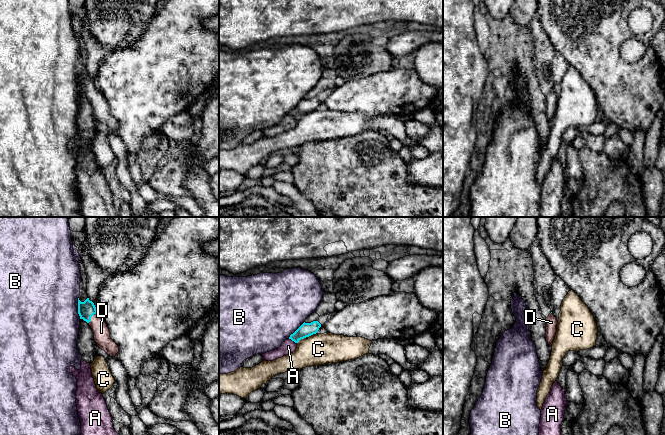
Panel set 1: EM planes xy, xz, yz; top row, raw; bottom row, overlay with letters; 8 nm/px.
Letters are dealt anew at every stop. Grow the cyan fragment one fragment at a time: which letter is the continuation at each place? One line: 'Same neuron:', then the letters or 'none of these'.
Same neuron: D

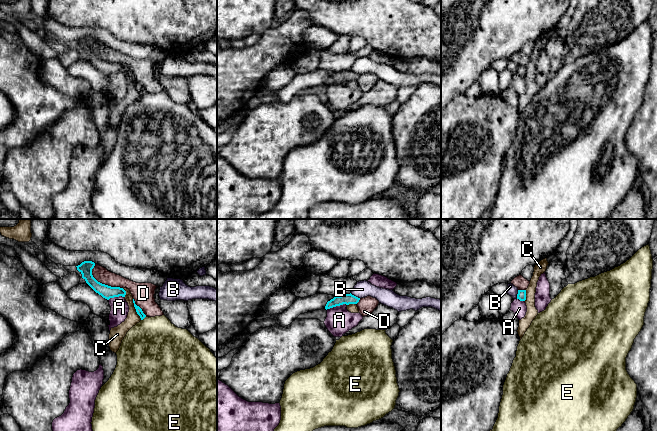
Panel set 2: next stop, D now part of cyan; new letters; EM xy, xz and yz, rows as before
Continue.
Same neuron: none of these

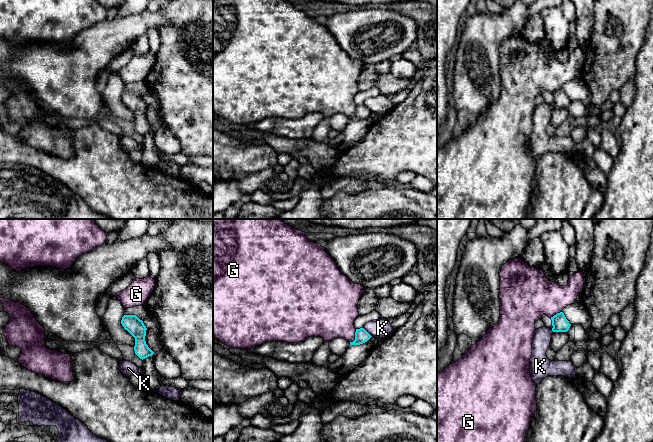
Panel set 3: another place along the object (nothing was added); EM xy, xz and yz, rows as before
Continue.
Same neuron: none of these

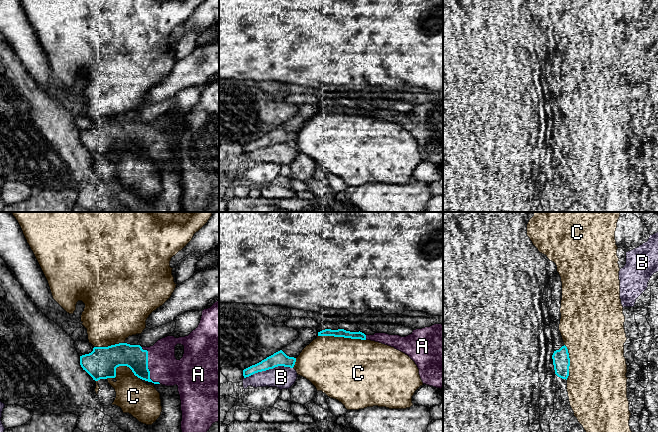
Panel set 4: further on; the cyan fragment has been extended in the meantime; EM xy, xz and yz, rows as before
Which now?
Same neuron: A

